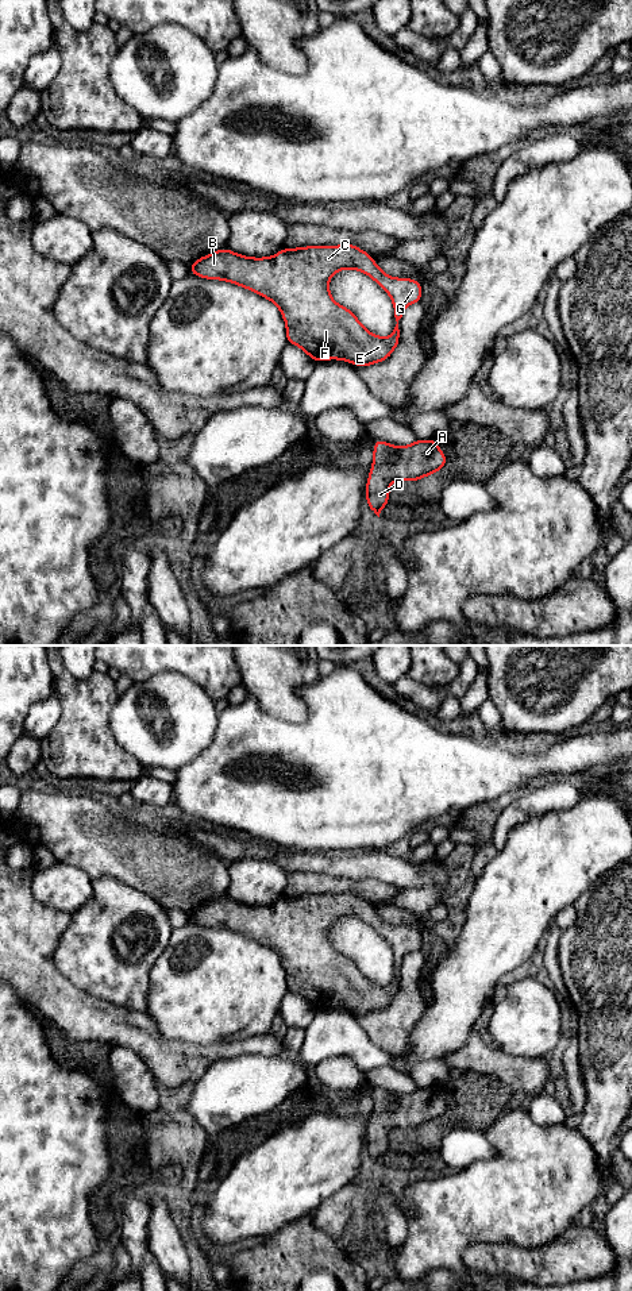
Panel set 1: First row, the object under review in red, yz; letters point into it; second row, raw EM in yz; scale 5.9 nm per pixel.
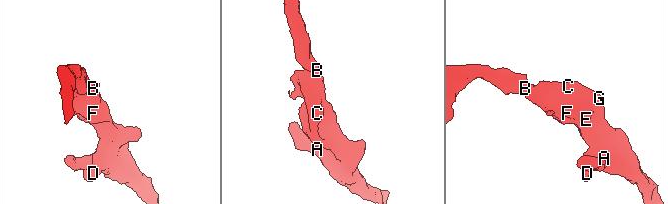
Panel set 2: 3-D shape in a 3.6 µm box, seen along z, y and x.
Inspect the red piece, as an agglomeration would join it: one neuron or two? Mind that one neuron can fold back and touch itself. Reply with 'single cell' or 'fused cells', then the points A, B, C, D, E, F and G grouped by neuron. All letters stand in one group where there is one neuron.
single cell; groups A B C D E F G

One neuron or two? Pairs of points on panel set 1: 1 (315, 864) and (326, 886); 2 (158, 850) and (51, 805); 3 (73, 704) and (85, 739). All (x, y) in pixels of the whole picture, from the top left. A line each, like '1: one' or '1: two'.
1: two
2: one
3: one

